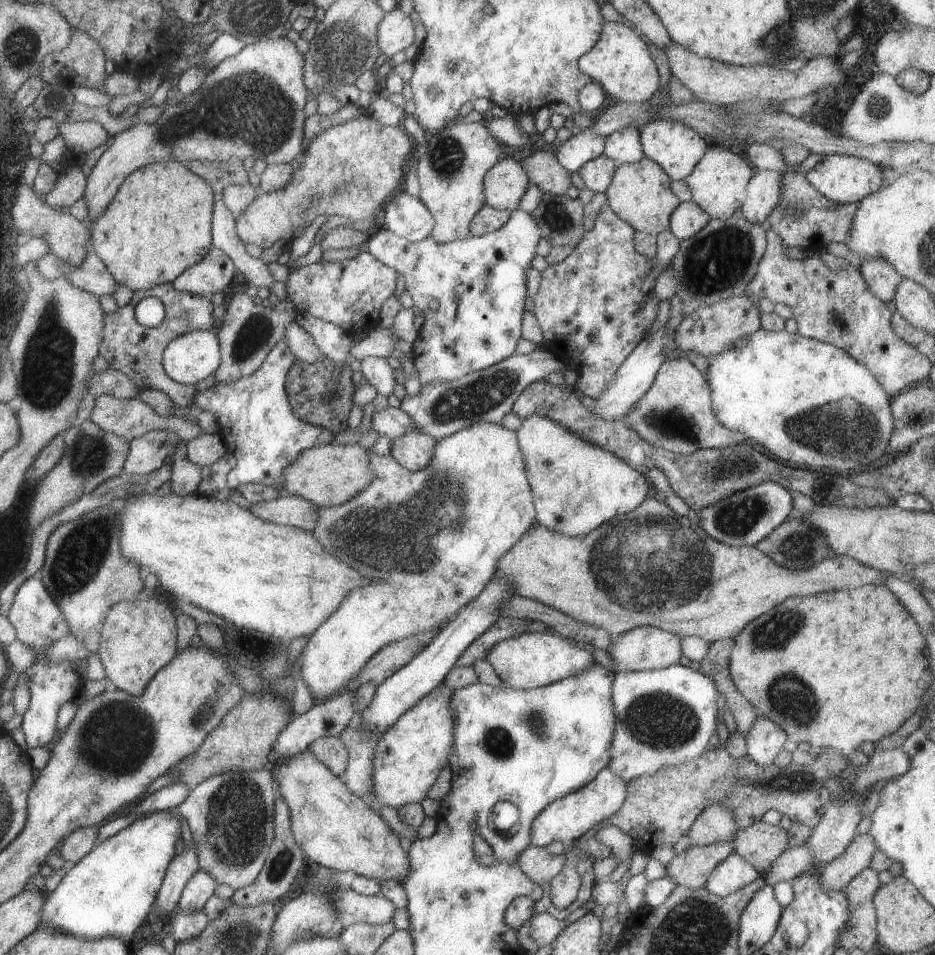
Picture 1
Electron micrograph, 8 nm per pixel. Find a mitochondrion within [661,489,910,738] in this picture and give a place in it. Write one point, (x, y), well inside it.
(789, 694)

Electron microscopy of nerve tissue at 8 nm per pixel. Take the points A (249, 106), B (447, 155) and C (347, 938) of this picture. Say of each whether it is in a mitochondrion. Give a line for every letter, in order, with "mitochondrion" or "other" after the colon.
A: mitochondrion
B: mitochondrion
C: other

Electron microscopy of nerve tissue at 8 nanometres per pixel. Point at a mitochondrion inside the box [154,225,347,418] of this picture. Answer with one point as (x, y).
(255, 332)

